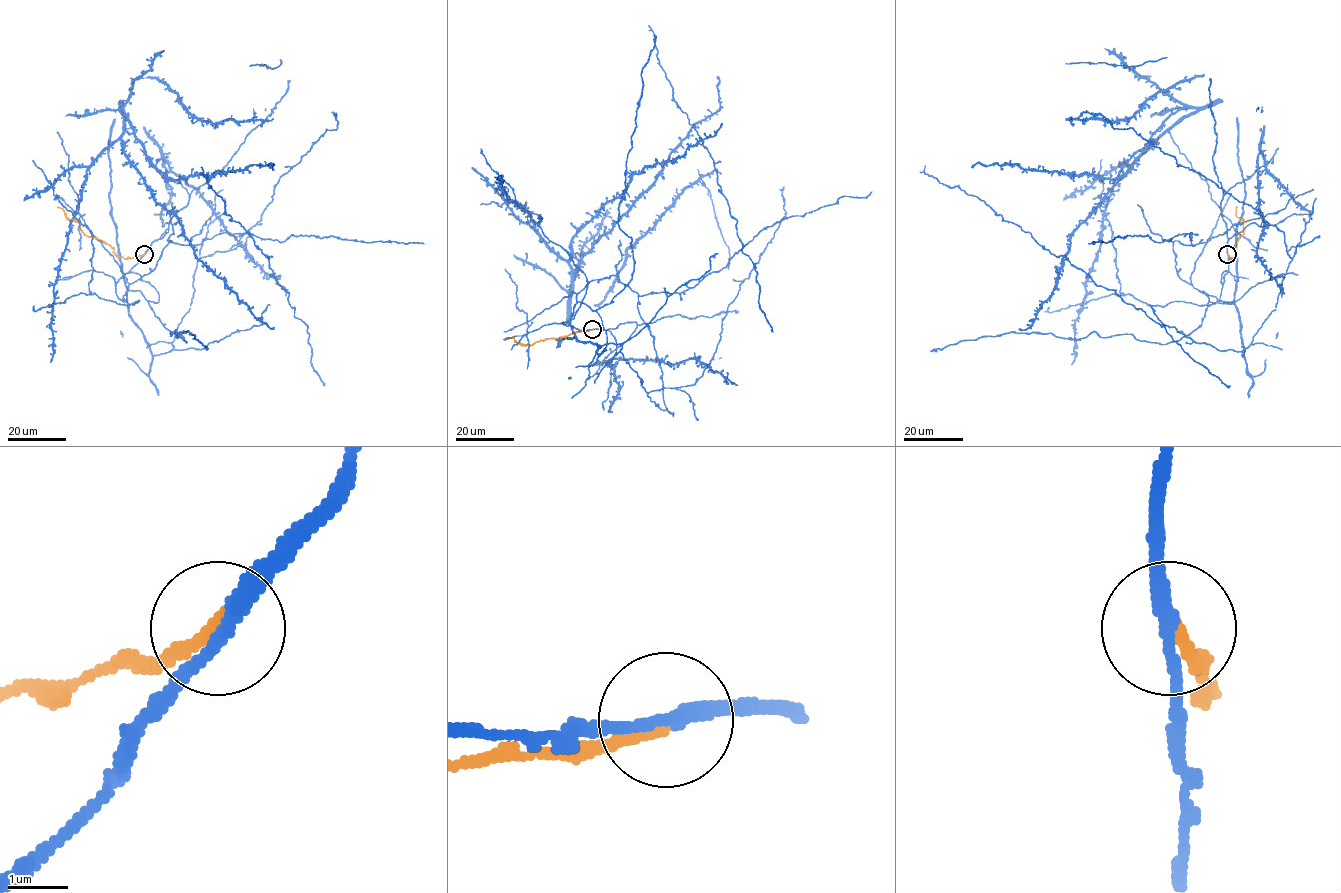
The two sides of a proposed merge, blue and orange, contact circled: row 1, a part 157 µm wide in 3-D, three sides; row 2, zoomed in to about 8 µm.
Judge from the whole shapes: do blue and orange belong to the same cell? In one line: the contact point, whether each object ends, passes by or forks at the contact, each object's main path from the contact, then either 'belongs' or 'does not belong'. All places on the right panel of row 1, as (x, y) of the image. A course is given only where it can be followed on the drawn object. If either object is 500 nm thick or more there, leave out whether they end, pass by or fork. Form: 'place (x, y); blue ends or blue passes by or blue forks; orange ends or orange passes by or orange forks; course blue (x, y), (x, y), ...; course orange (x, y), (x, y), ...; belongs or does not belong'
place (1227, 254); blue passes by; orange ends; course blue (1228, 254), (1215, 303), (1148, 305), (1119, 291), (1111, 189), (1192, 108), (1111, 179), (971, 167); course orange (1228, 254), (1234, 257), (1237, 240), (1243, 234), (1243, 222), (1236, 215), (1237, 206); does not belong

